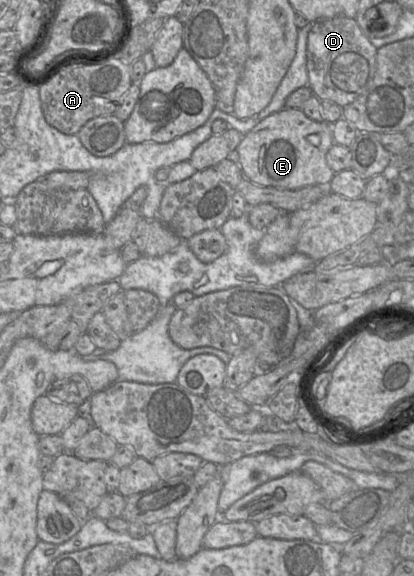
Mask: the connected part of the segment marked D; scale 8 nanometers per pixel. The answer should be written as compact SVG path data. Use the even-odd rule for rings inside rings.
M340 16L314 23L307 43L308 86L313 95L321 101L333 101L343 108L354 102L373 83L377 51L354 18Z

